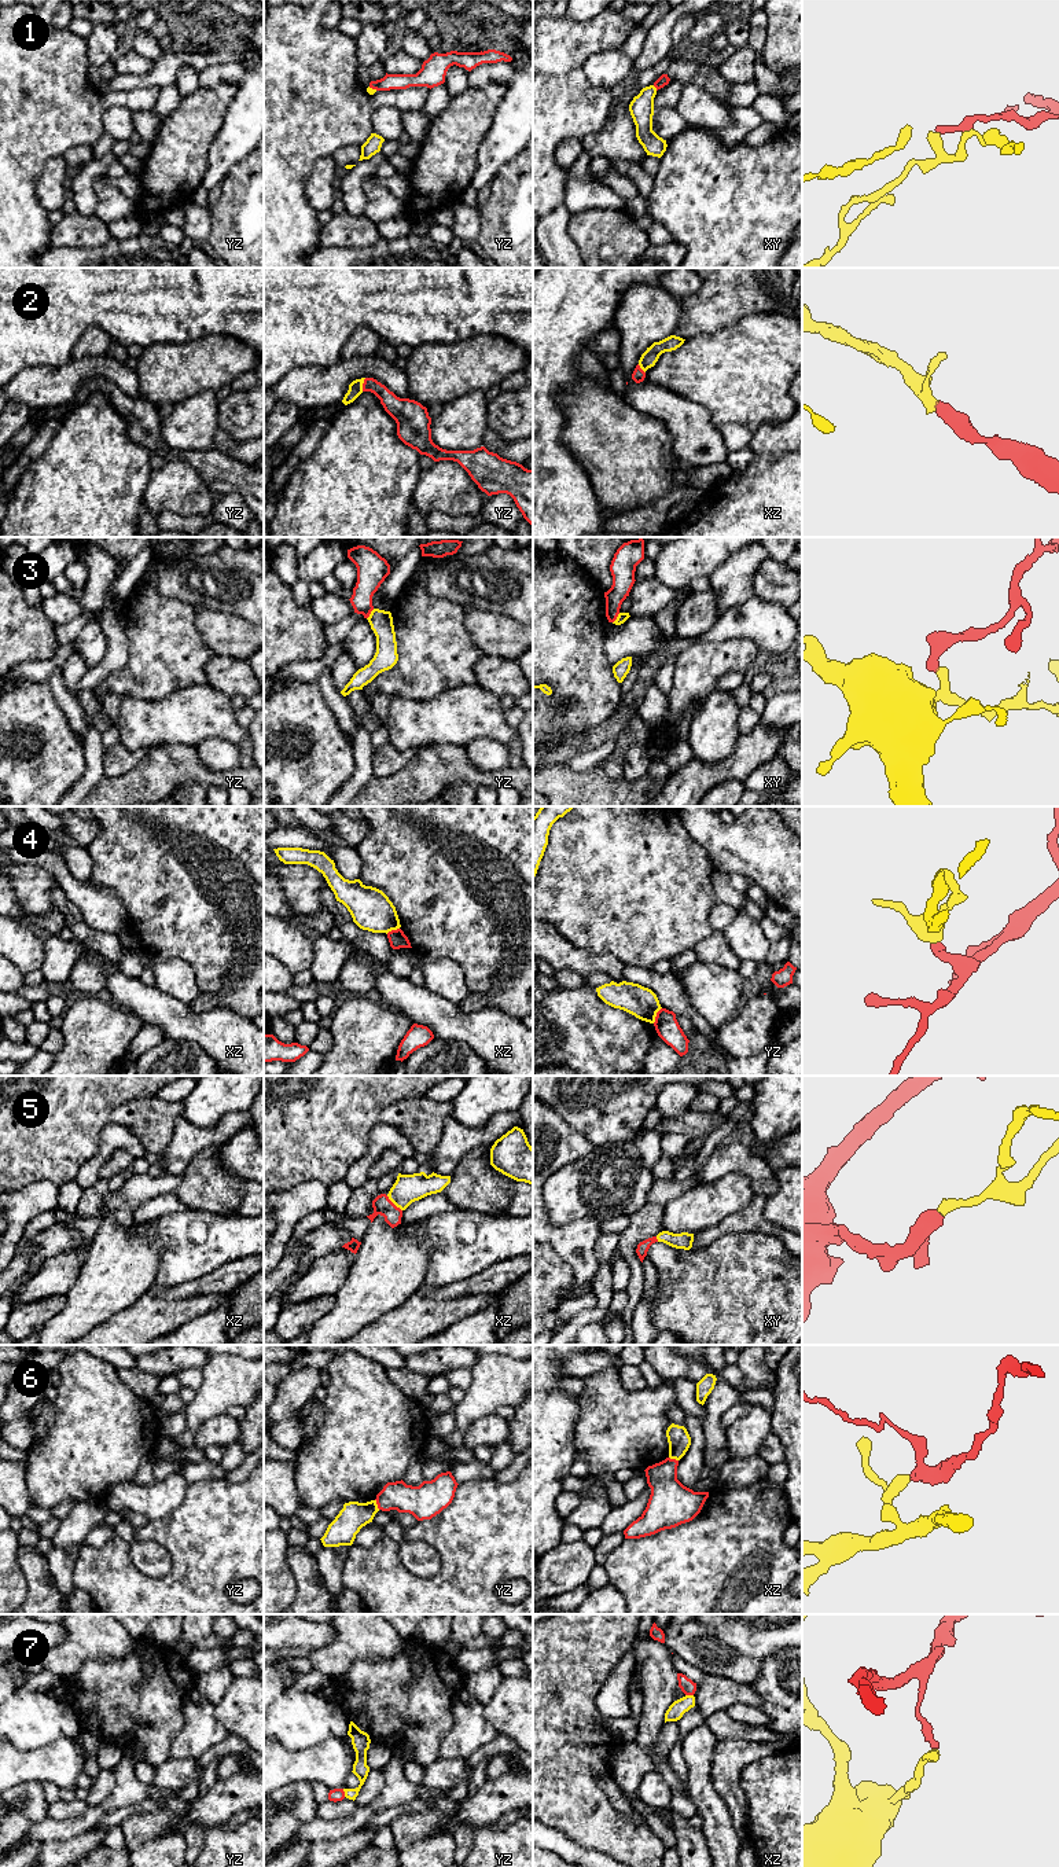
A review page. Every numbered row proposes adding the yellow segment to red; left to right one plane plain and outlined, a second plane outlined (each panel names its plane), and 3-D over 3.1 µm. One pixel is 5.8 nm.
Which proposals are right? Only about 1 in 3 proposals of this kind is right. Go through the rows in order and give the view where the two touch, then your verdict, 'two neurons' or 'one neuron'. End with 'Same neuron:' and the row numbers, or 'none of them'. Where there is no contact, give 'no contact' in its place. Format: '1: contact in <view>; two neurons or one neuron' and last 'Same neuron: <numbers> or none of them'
1: contact in xy; two neurons
2: contact in yz; one neuron
3: contact in yz; two neurons
4: contact in yz; two neurons
5: contact in xz; one neuron
6: contact in yz; two neurons
7: contact in yz; two neurons
Same neuron: 2, 5

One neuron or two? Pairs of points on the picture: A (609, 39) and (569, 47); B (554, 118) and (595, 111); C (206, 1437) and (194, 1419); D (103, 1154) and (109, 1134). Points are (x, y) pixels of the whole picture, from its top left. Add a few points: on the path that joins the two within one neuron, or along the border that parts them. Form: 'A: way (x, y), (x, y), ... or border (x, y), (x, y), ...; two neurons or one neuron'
A: way (599, 39), (578, 40); one neuron
B: way (563, 111), (585, 111); one neuron
C: border (225, 1411), (209, 1417), (197, 1430), (191, 1445); two neurons
D: way (107, 1149), (109, 1139); one neuron

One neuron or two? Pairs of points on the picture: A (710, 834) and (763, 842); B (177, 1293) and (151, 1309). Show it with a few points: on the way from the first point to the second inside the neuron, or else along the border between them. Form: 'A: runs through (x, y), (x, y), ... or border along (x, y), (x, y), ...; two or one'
A: runs through (723, 842), (750, 842); one
B: border along (149, 1293), (162, 1298), (187, 1298), (201, 1294); two

